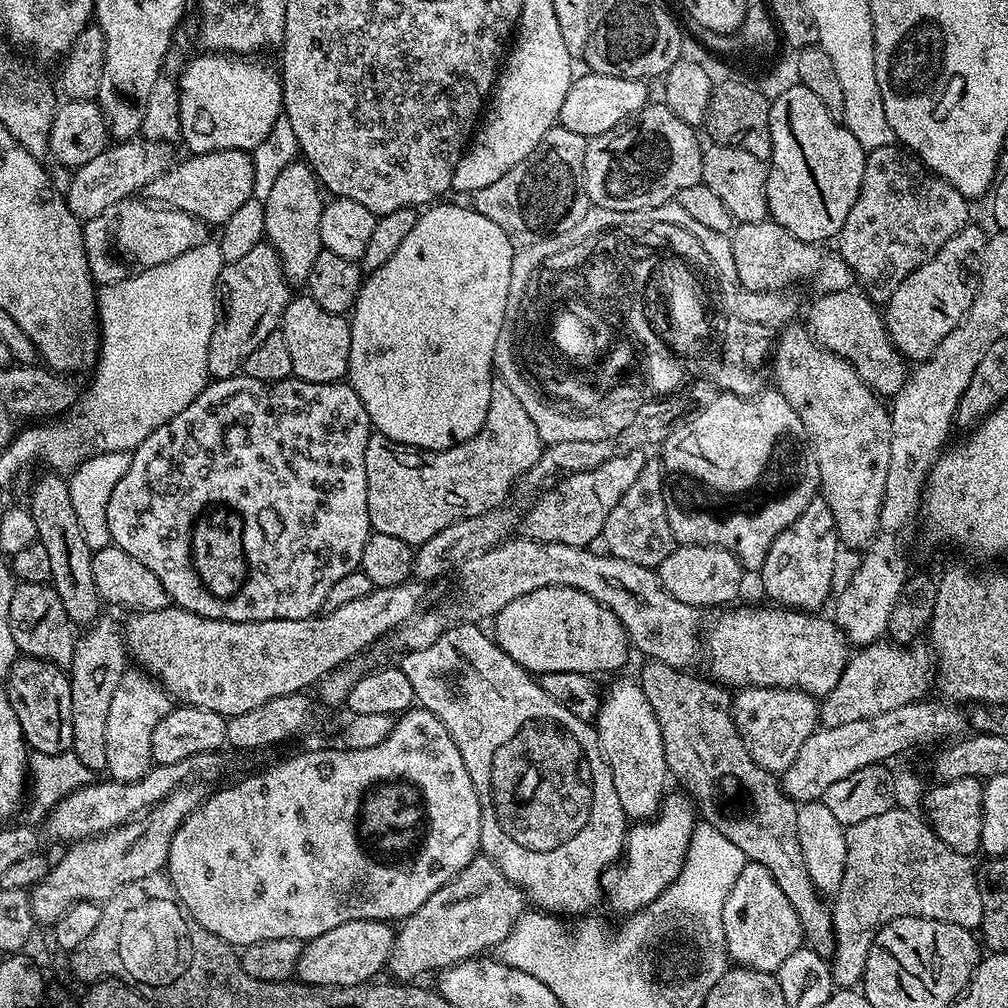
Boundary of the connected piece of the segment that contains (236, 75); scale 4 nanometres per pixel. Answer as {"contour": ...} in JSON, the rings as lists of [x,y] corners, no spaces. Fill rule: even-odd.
{"contour":[[[208,52],[198,56],[193,61],[185,63],[182,71],[178,76],[178,87],[180,89],[180,135],[182,144],[185,144],[191,155],[201,156],[207,152],[217,152],[218,150],[242,150],[251,153],[254,148],[259,146],[262,141],[270,134],[271,128],[282,117],[284,110],[284,82],[281,73],[278,71],[275,63],[267,64],[264,60],[256,60],[260,58],[245,58],[240,54],[221,54],[218,52]]]}

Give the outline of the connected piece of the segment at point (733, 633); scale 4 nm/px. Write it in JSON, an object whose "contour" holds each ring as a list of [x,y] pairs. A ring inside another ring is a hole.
{"contour":[[[783,606],[735,608],[721,611],[702,636],[702,660],[708,663],[707,675],[717,684],[729,690],[797,688],[817,698],[828,696],[838,686],[850,659],[850,645],[835,619]]]}

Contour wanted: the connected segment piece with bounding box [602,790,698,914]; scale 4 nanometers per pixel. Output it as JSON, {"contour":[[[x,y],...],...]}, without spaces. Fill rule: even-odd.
{"contour":[[[683,790],[669,791],[660,804],[651,820],[642,820],[633,823],[628,829],[624,842],[622,859],[618,866],[613,866],[604,873],[602,892],[606,897],[606,904],[616,912],[631,914],[645,908],[650,902],[657,900],[670,885],[680,877],[680,871],[684,865],[684,856],[688,853],[688,847],[692,841],[692,830],[698,823],[698,808],[691,796]]]}

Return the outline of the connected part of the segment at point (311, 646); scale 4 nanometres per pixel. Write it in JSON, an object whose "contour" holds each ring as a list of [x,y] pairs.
{"contour":[[[409,582],[399,584],[398,586],[386,586],[385,588],[373,588],[370,594],[366,594],[366,598],[358,598],[355,602],[346,602],[346,606],[338,606],[338,610],[333,612],[325,611],[323,614],[317,615],[310,620],[255,620],[254,622],[230,622],[229,620],[211,620],[210,618],[202,618],[195,616],[193,612],[187,612],[185,608],[177,608],[175,606],[166,606],[157,612],[136,612],[126,620],[126,647],[130,653],[131,659],[137,660],[139,667],[147,672],[149,676],[159,680],[160,685],[164,687],[164,691],[177,701],[183,702],[185,705],[193,708],[205,708],[206,710],[214,710],[221,712],[226,718],[234,714],[246,714],[246,710],[254,710],[254,706],[262,706],[262,702],[270,702],[270,698],[278,698],[286,694],[294,694],[295,692],[304,692],[308,687],[319,685],[324,676],[328,672],[332,672],[339,664],[346,664],[353,656],[359,656],[371,646],[375,640],[387,637],[396,629],[401,628],[409,620],[413,619],[421,611],[420,603],[424,600],[425,585],[420,582]]]}

